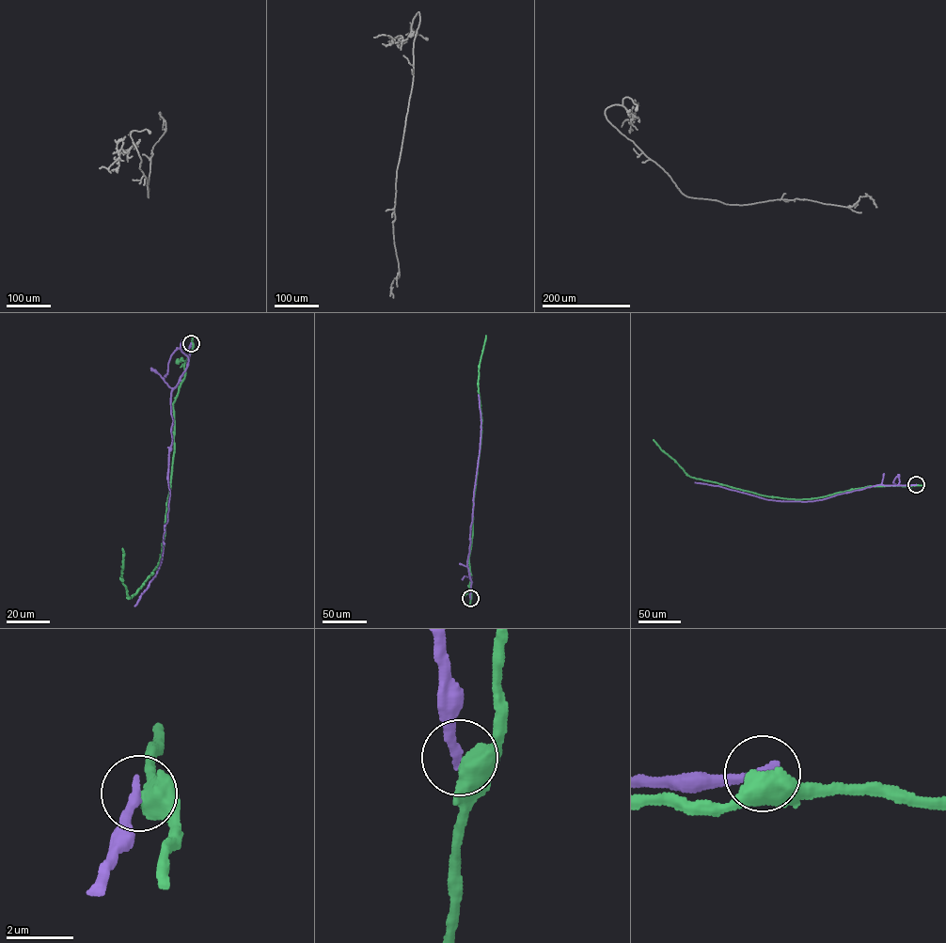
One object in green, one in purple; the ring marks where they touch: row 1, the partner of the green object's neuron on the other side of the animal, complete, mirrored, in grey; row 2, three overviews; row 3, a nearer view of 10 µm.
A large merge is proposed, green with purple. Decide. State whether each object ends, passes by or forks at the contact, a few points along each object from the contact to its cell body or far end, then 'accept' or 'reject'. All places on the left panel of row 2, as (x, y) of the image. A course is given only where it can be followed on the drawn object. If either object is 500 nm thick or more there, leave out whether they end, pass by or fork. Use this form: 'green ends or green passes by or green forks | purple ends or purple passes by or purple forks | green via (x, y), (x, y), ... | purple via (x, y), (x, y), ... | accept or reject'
green forks | purple ends | green via (191, 344), (172, 407), (175, 450), (162, 555), (151, 574), (129, 598), (121, 578), (122, 548) | purple via (191, 343), (186, 368), (171, 392), (172, 439), (169, 452), (169, 494), (162, 558), (155, 576), (134, 605) | reject

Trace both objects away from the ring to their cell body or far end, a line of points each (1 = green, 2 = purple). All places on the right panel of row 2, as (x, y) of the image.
1: (916, 484), (869, 486), (807, 499), (771, 496), (689, 476), (654, 439)
2: (916, 484), (879, 484), (803, 502), (767, 499), (695, 482)

